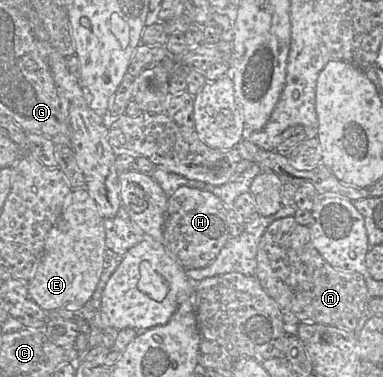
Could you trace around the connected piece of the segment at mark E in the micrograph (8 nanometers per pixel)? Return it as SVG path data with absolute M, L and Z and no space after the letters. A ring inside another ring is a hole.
M72 189L65 198L62 212L49 231L42 256L35 268L32 279L27 283L29 298L44 311L60 308L80 308L90 300L104 269L103 255L105 229L97 204L85 189Z

